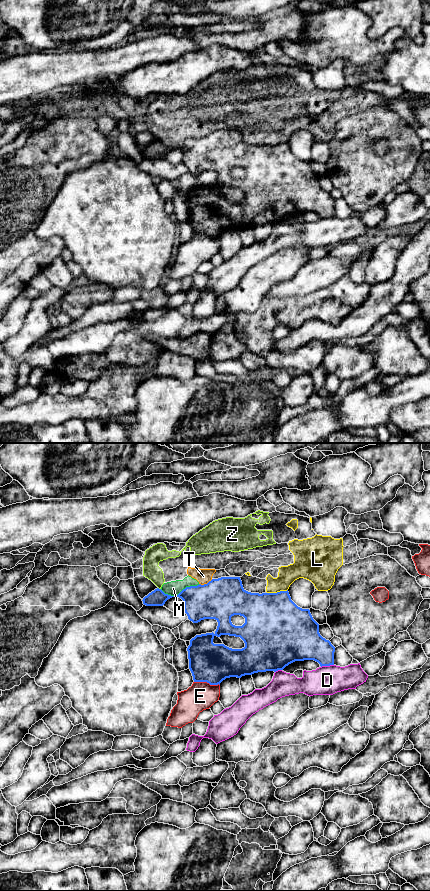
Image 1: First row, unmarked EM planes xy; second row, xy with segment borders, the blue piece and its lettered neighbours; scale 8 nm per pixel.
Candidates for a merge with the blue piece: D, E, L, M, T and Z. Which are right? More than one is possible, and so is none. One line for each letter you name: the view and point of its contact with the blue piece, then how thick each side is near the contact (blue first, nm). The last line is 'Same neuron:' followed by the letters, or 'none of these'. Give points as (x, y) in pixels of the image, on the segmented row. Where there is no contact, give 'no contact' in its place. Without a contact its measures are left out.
Same neuron: none of these

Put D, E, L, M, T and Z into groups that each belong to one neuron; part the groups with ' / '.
D / E / L M T Z

